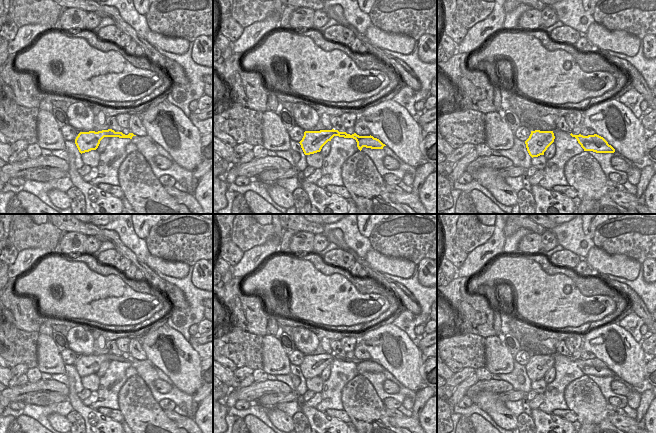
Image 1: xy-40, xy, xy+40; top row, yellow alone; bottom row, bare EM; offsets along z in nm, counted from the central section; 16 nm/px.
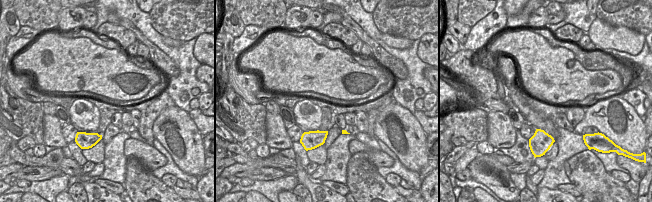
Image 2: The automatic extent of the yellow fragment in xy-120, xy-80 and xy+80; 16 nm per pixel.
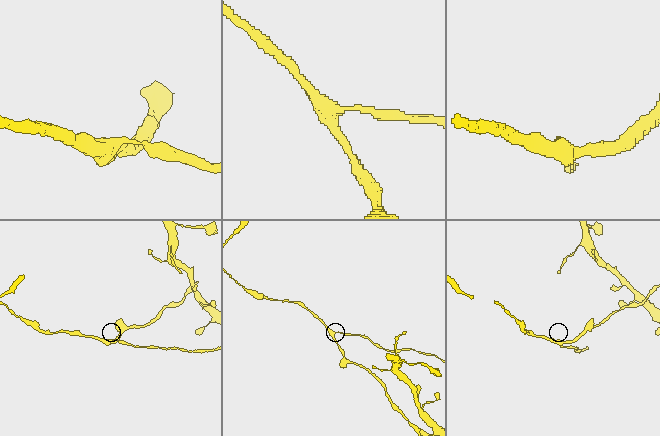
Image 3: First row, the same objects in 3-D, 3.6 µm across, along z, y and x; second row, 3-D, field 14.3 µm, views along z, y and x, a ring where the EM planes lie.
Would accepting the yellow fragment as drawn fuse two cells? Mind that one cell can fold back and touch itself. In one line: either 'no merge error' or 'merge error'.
no merge error

